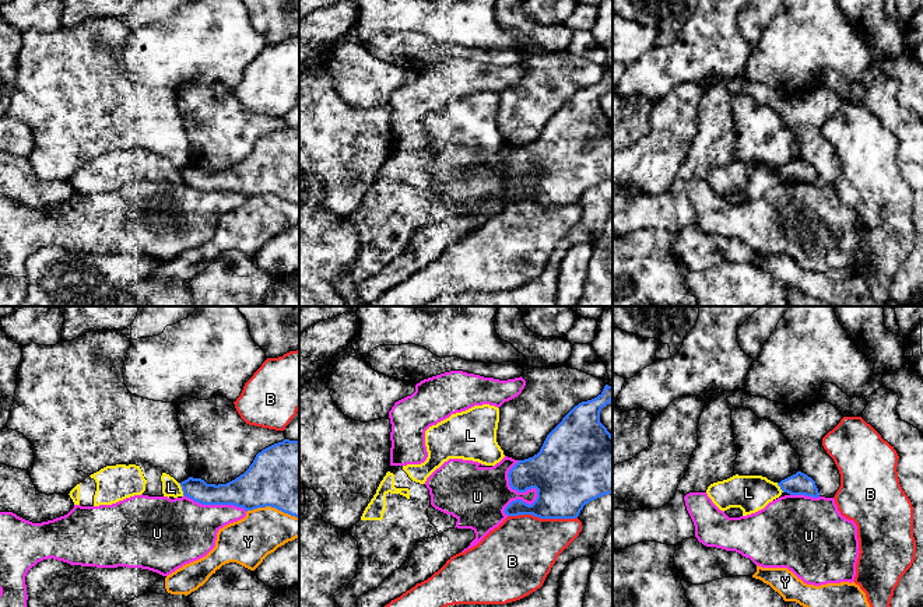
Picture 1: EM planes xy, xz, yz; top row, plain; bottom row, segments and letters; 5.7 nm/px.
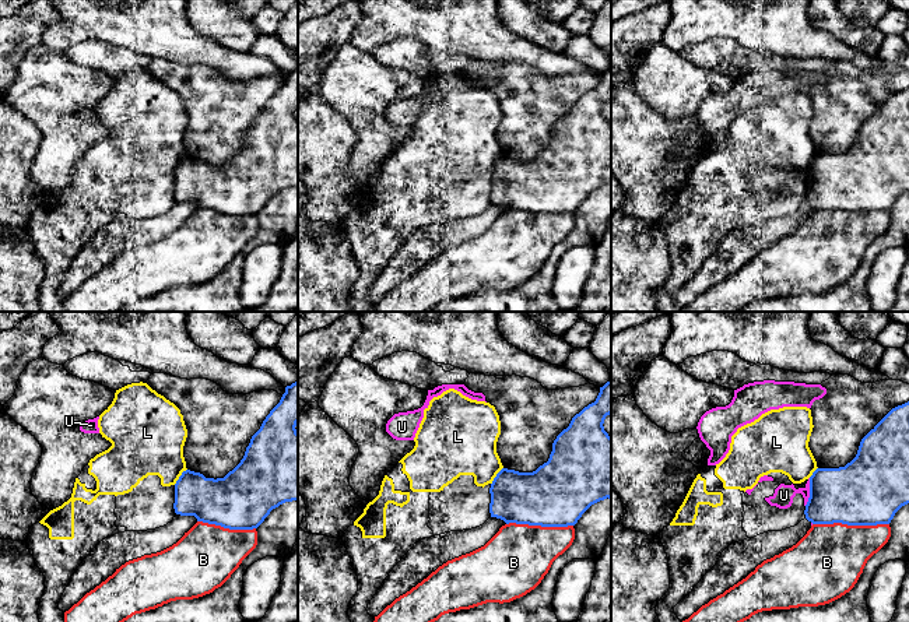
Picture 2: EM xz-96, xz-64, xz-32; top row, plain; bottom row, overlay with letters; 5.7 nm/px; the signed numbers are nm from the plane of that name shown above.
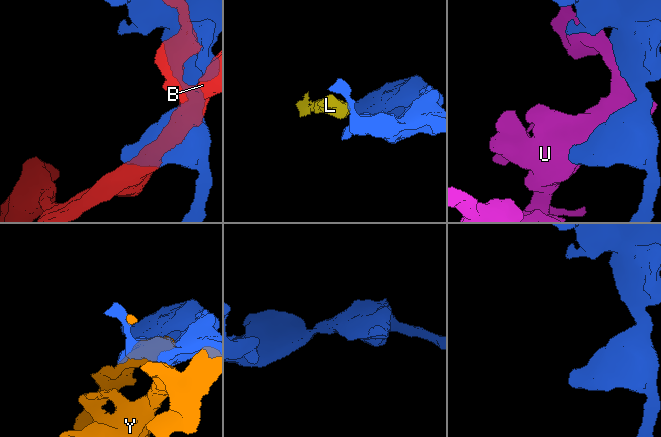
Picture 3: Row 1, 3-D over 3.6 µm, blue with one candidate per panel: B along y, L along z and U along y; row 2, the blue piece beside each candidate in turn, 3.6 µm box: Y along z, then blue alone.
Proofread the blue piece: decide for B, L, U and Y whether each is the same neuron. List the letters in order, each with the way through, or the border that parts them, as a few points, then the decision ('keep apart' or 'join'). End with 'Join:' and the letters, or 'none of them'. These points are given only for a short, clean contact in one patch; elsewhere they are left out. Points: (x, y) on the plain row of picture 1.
B: keep apart
L: along xy (178, 169), (183, 181) | keep apart
U: keep apart
Y: keep apart
Join: none of them

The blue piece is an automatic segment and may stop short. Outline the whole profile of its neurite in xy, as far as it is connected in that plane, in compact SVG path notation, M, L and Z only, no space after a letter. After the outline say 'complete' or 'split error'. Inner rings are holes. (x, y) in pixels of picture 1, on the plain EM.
M284 126L263 136L243 161L227 171L207 171L193 164L179 171L185 183L201 192L234 192L246 199L271 193L299 204L299 127Z; complete

